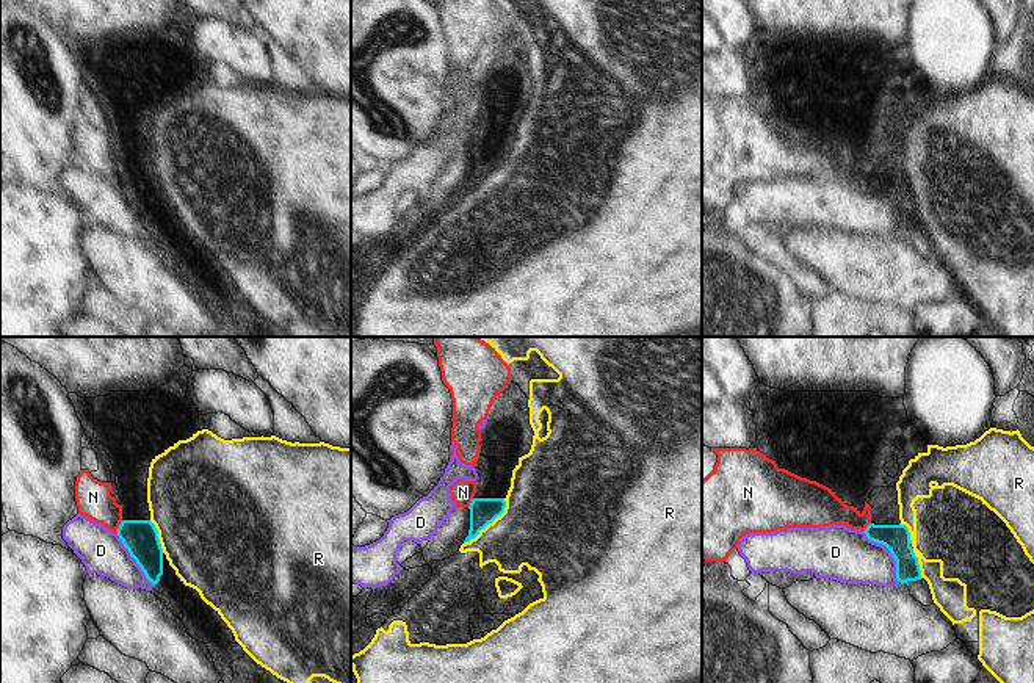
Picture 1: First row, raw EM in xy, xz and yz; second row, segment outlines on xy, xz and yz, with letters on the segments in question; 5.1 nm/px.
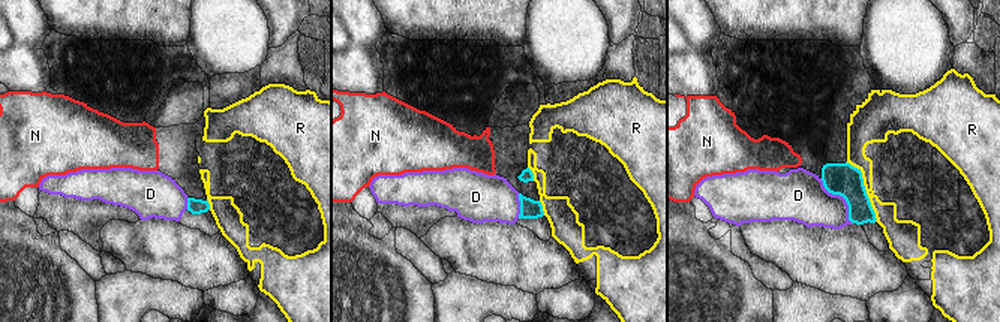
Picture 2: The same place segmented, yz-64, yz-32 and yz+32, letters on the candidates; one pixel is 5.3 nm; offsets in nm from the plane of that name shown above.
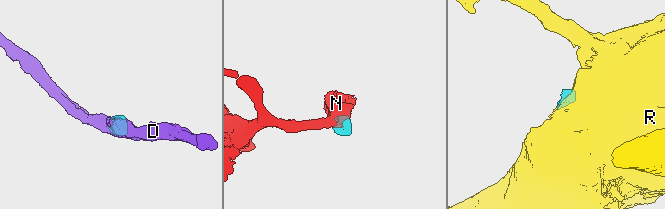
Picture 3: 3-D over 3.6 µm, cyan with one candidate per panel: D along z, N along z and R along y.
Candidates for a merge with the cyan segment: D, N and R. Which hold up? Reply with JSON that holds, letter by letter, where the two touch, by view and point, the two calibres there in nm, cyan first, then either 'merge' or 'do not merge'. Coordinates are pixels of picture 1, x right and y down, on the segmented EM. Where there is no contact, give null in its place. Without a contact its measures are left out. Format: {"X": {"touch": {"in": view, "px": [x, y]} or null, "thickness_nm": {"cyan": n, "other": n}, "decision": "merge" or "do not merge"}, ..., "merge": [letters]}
{"D": {"touch": {"in": "yz", "px": [890, 552]}, "thickness_nm": {"cyan": 140, "other": 280}, "decision": "do not merge"}, "N": {"touch": {"in": "xy", "px": [119, 527]}, "thickness_nm": {"cyan": 180, "other": 180}, "decision": "do not merge"}, "R": {"touch": {"in": "xz", "px": [489, 522]}, "thickness_nm": {"cyan": 140, "other": 380}, "decision": "merge"}, "merge": ["R"]}

